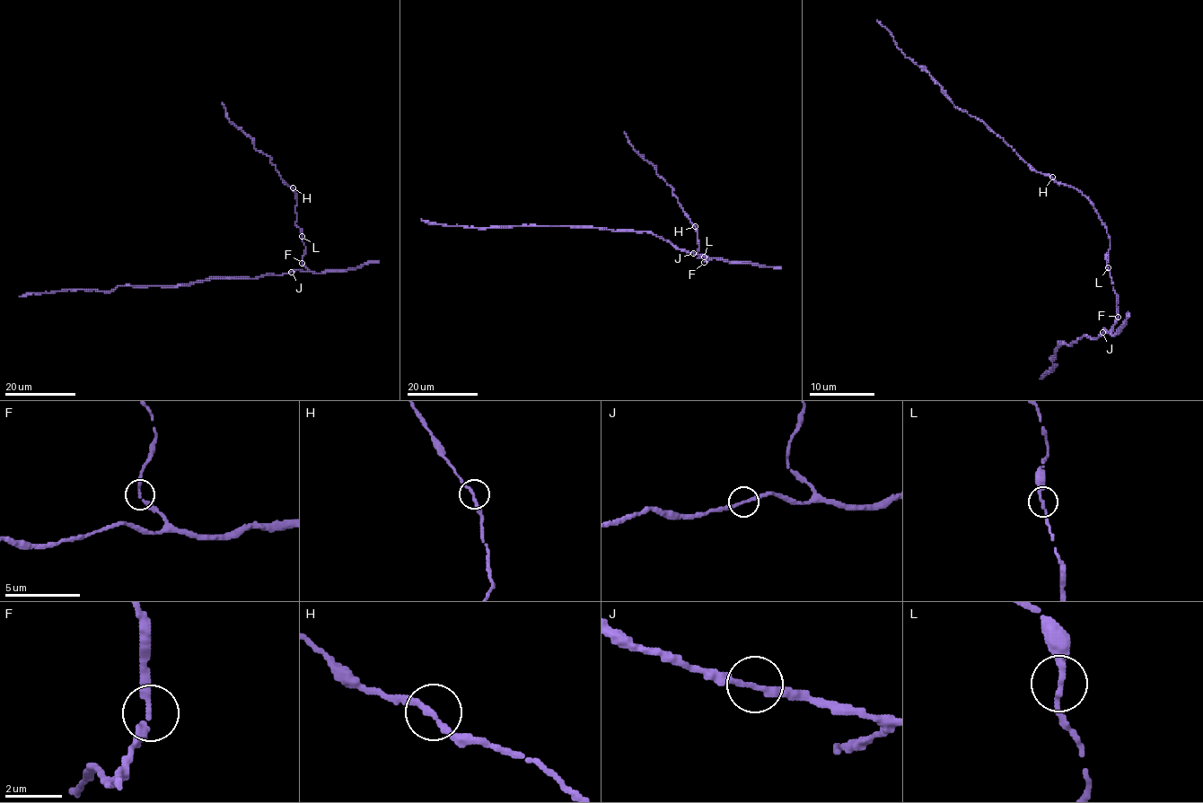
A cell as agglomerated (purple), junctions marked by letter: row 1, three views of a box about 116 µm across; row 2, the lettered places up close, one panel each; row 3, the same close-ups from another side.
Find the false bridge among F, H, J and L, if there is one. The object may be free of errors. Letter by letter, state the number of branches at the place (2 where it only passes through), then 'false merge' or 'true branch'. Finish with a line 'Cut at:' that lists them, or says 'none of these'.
F: branches 2; true branch
H: branches 2; true branch
J: branches 2; true branch
L: branches 2; true branch
Cut at: none of these

